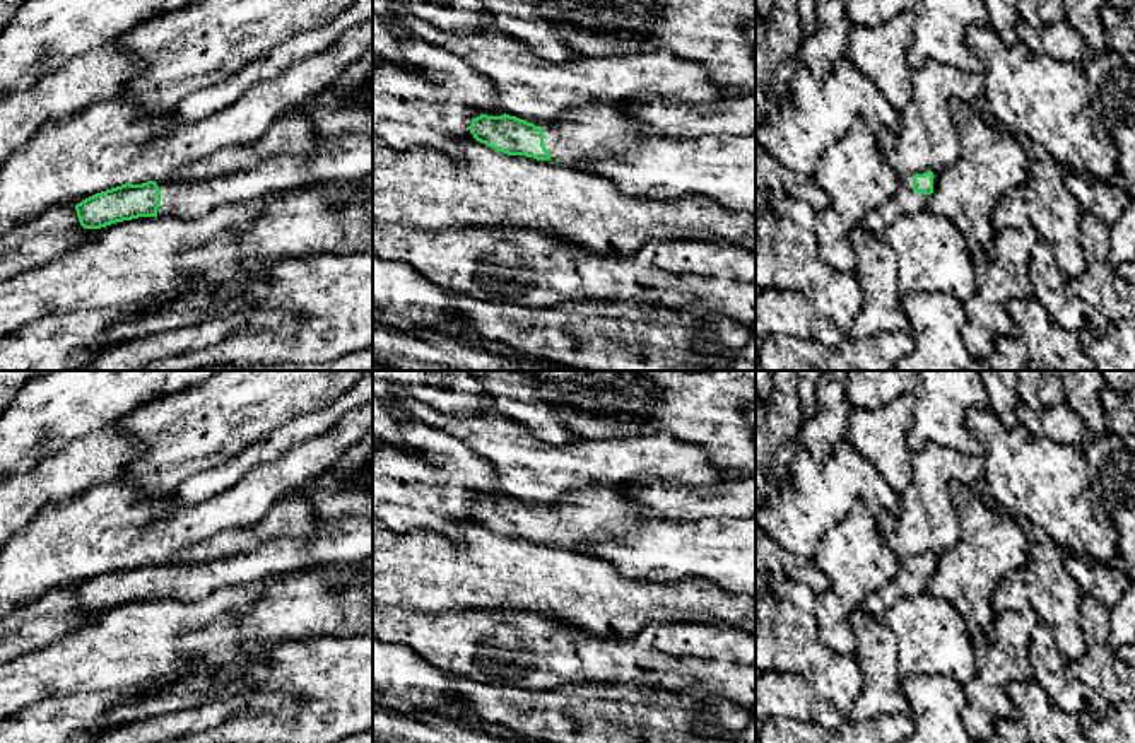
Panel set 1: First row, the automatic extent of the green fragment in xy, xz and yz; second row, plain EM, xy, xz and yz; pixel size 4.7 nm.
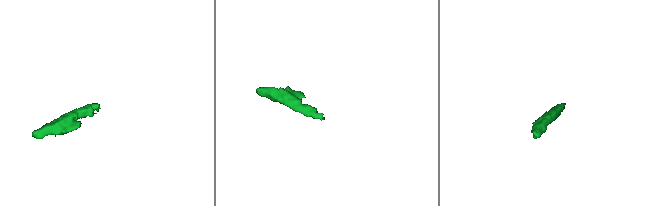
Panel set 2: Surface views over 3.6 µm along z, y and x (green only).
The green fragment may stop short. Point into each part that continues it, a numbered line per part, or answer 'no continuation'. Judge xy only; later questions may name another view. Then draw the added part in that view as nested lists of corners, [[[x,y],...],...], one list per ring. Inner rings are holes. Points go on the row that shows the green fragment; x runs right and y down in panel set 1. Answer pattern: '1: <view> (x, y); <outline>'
1: xy (342, 125); [[[373,82],[352,96],[337,96],[325,91],[306,101],[304,111],[315,133],[315,145],[309,150],[272,155],[255,169],[215,176],[195,184],[159,181],[161,203],[157,217],[193,220],[207,215],[219,205],[246,205],[275,191],[320,183],[361,183],[373,176]]]

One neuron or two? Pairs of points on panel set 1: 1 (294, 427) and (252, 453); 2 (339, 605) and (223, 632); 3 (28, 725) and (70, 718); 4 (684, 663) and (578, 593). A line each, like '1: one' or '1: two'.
1: one
2: one
3: one
4: two

